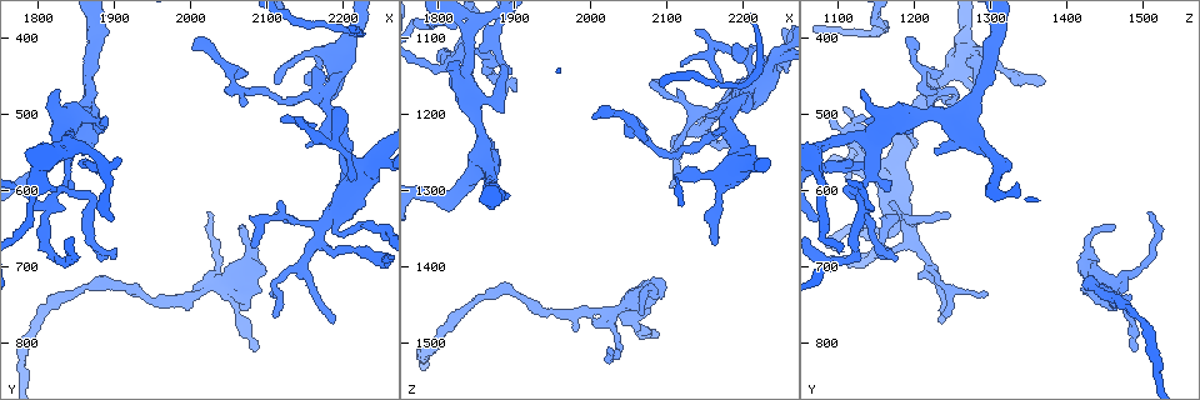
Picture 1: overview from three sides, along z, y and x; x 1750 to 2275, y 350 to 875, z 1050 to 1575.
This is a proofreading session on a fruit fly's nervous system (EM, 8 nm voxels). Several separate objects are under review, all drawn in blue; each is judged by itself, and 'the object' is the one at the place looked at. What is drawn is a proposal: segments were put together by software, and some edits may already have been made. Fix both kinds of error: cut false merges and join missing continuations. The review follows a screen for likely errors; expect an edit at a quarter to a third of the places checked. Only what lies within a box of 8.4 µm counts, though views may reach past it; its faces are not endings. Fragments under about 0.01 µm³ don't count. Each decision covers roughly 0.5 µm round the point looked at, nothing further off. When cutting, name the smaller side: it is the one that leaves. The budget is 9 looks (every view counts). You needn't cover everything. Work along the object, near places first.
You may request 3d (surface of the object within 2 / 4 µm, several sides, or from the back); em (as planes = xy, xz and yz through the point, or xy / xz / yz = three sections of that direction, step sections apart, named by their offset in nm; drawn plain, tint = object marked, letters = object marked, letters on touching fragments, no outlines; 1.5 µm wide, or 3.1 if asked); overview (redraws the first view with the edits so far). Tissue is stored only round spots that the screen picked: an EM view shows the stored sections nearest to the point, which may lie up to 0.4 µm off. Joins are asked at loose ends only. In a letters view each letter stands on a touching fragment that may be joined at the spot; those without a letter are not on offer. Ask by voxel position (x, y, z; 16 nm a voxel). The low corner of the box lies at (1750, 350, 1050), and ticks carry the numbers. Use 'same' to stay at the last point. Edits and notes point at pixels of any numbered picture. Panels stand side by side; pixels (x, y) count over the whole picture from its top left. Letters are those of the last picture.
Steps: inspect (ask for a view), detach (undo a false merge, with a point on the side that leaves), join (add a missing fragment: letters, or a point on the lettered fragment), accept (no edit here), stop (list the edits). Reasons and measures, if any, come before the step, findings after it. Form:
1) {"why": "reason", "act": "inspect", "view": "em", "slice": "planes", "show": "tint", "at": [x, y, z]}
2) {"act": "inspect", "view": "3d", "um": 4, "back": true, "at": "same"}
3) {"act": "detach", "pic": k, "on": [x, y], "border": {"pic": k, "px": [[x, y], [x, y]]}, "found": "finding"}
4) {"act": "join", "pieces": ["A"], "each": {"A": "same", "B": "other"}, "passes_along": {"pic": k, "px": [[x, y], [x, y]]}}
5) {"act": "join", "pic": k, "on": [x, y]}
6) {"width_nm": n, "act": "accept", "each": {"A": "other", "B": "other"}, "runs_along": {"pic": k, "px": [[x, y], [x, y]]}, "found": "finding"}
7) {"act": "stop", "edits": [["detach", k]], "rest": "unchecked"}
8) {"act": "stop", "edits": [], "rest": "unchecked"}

{"why": "three-way junction", "act": "inspect", "view": "em", "slice": "planes", "show": "letters", "at": [2180, 475, 1225]}

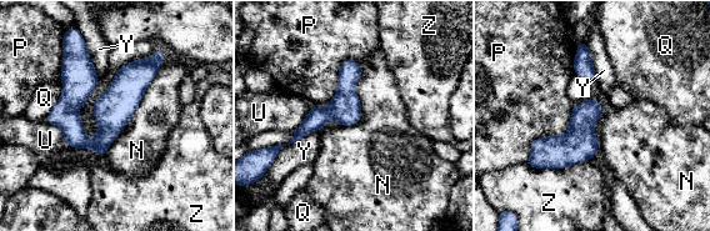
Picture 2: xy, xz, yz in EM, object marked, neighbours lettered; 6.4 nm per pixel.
{"width_nm": 180, "longest_contact_nm": ["N", 800], "act": "accept", "each": {"N": "other", "P": "other", "Q": "other", "U": "other", "Y": "other", "Z": "other"}, "found": "continuous, no second cell"}

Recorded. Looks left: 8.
{"why": "thin end", "act": "inspect", "view": "em", "slice": "planes", "show": "letters", "at": [2135, 505, 1090]}

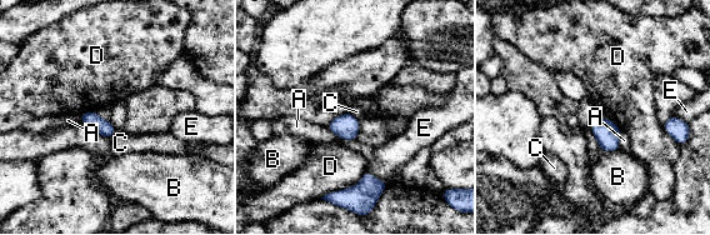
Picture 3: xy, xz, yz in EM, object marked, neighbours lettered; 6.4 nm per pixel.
{"longest_contact_nm": ["D", 340], "act": "accept", "each": {"A": "other", "B": "other", "C": "other", "D": "other", "E": "other"}, "border": {"pic": 3, "px": [[326, 126], [339, 136], [354, 140]]}, "found": "none of them fits"}

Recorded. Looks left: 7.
{"why": "abrupt turn", "act": "inspect", "view": "em", "slice": "planes", "show": "tint", "at": [2055, 470, 1215]}

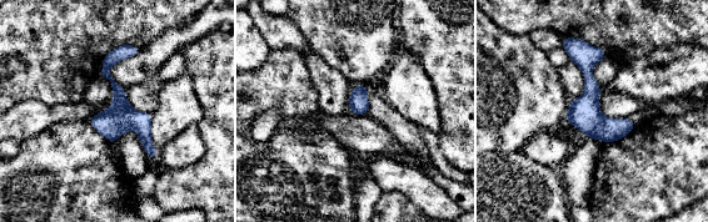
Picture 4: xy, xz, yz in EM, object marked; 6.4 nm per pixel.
{"why": "see the neighbours", "act": "inspect", "view": "em", "slice": "planes", "show": "letters", "at": "same"}

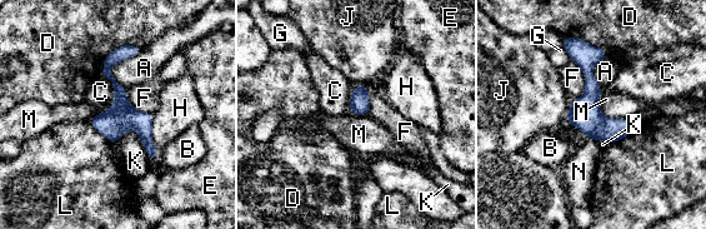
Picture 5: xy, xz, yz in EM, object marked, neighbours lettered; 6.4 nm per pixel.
{"longest_contact_nm": ["D", 320], "act": "accept", "each": {"A": "other", "B": "other", "C": "other", "D": "other", "E": "other", "F": "other", "G": "other", "H": "other", "J": "other", "K": "other", "L": "other", "M": "other", "N": "other"}, "runs_along": {"pic": 5, "px": [[123, 51], [108, 75], [154, 155]]}, "found": "all the same cell"}

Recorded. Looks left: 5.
{"why": "branch stops here", "act": "inspect", "view": "3d", "um": 4, "at": [2020, 630, 1515]}

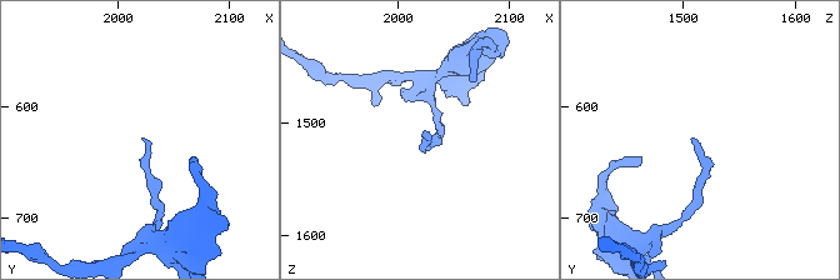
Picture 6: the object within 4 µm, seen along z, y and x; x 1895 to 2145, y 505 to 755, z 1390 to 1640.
{"act": "inspect", "view": "em", "slice": "yz", "step": 4, "show": "tint", "at": [2020, 628, 1508]}

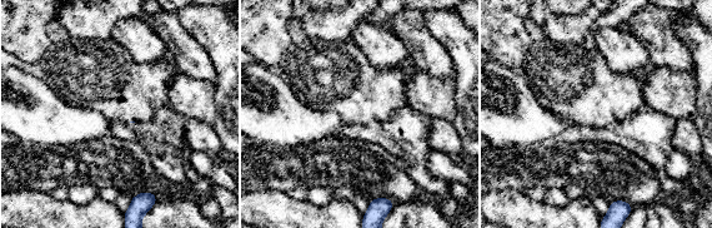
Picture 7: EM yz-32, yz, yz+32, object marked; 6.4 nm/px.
{"why": "cut it another way", "act": "inspect", "view": "em", "slice": "planes", "show": "letters", "at": "same"}

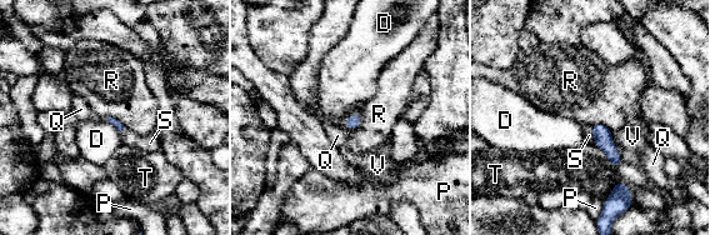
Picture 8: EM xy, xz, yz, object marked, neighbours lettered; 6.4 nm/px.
{"act": "accept", "each": {"D": "other", "P": "other", "Q": "other", "R": "other", "S": "other", "T": "other", "V": "other"}, "border": {"pic": 8, "px": [[358, 113], [360, 124], [349, 130]]}, "found": "none of them fits"}

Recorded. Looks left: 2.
{"act": "stop", "edits": [], "rest": "unchecked"}

